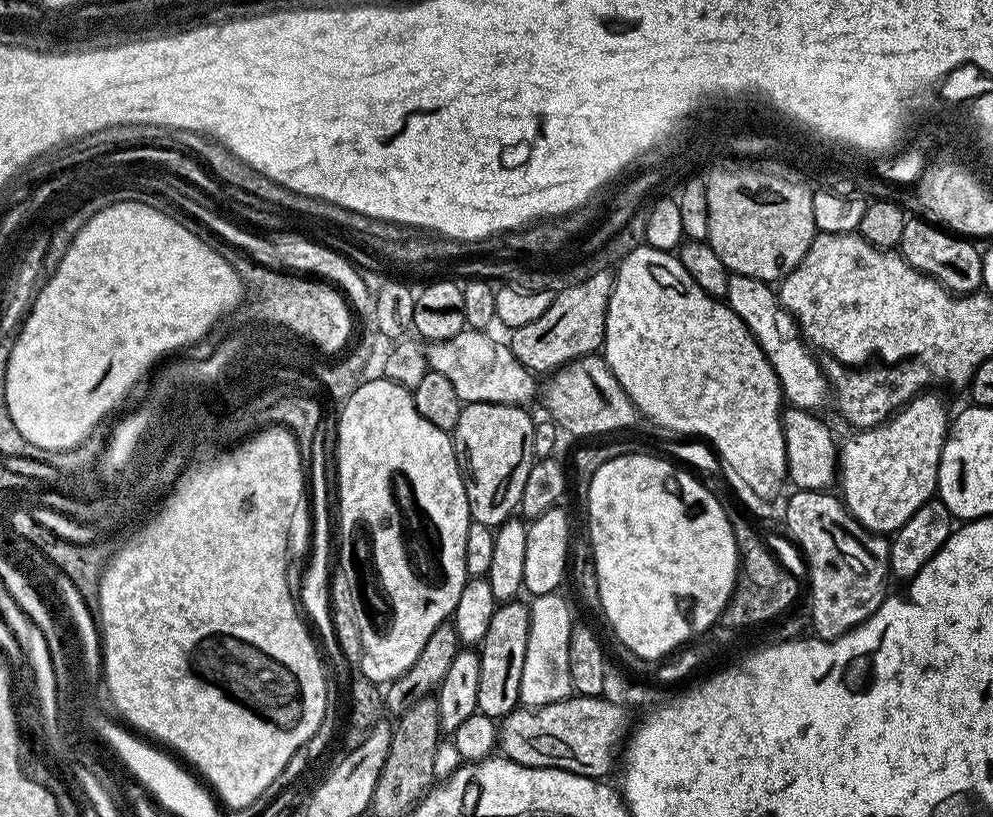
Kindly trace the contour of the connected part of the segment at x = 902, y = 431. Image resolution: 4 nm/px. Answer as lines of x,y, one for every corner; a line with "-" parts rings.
925,390
918,396
913,396
903,408
894,416
889,416
883,424
874,426
873,428
865,428
863,430
853,431
850,437
838,452
838,488
841,488
840,496
845,503
845,508
848,513
851,514
864,528
870,529
872,532
879,532
880,535
894,534
900,529
906,522
909,521
910,514
914,514
916,510
928,500
933,499
937,495
938,489
936,483
938,482
938,466
940,465
940,459
942,458
942,450
944,449
944,443
948,437
948,430
950,427
950,412
948,416
948,408
944,405
944,400
940,396
935,396
935,391

